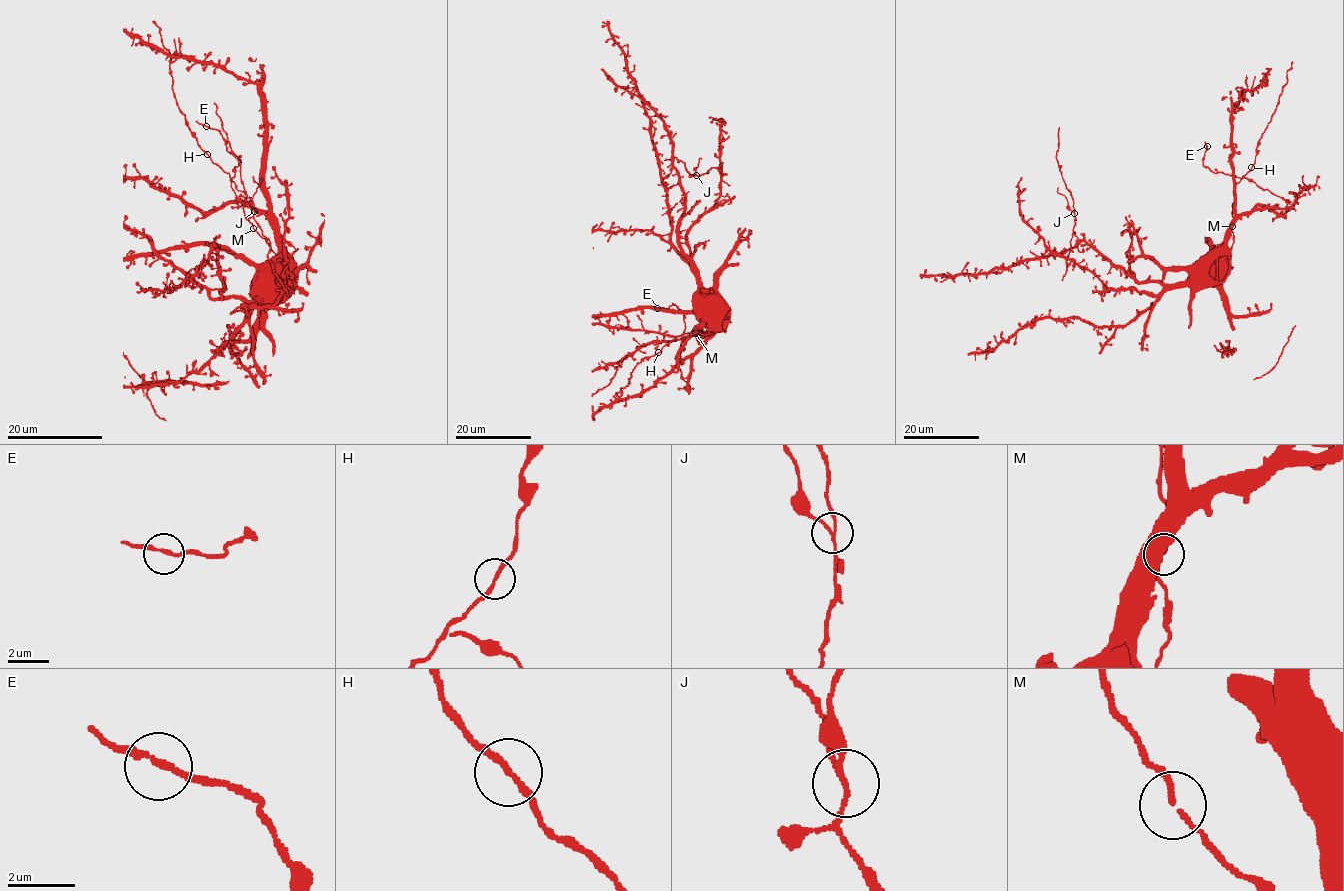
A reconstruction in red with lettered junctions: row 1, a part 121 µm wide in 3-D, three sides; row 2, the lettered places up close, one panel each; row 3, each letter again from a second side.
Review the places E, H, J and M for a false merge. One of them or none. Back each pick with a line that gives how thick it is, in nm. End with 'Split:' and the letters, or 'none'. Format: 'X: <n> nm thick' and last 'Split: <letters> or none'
J: 120 nm thick
Split: J

